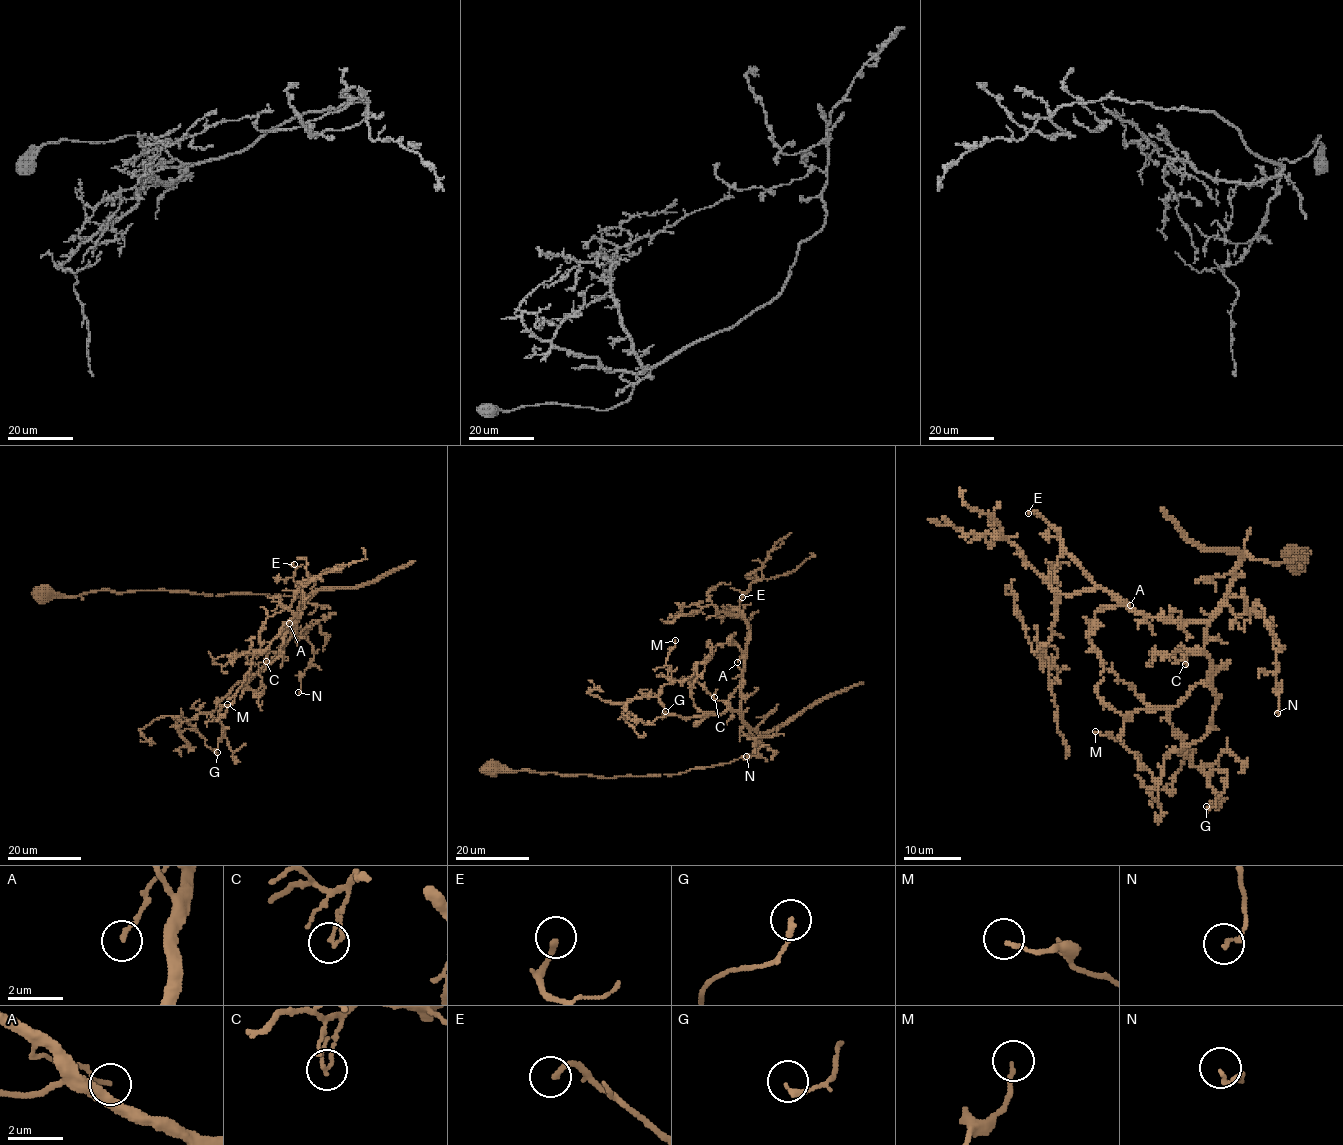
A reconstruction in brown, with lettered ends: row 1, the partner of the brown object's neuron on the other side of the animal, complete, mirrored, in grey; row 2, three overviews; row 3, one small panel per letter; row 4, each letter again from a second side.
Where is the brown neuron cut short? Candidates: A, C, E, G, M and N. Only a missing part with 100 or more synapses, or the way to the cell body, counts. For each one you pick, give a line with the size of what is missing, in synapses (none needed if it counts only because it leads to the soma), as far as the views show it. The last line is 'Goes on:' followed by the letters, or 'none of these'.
Goes on: none of these

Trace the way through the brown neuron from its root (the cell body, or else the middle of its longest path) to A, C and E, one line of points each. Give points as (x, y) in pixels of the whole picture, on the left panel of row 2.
A: (42, 591), (66, 596), (102, 590), (289, 596), (313, 592), (293, 633), (297, 617), (289, 623)
C: (42, 591), (66, 596), (102, 590), (289, 596), (313, 592), (285, 649), (271, 652), (266, 661)
E: (42, 591), (66, 596), (102, 590), (289, 596), (313, 592), (293, 633), (302, 597), (293, 578), (294, 564)

